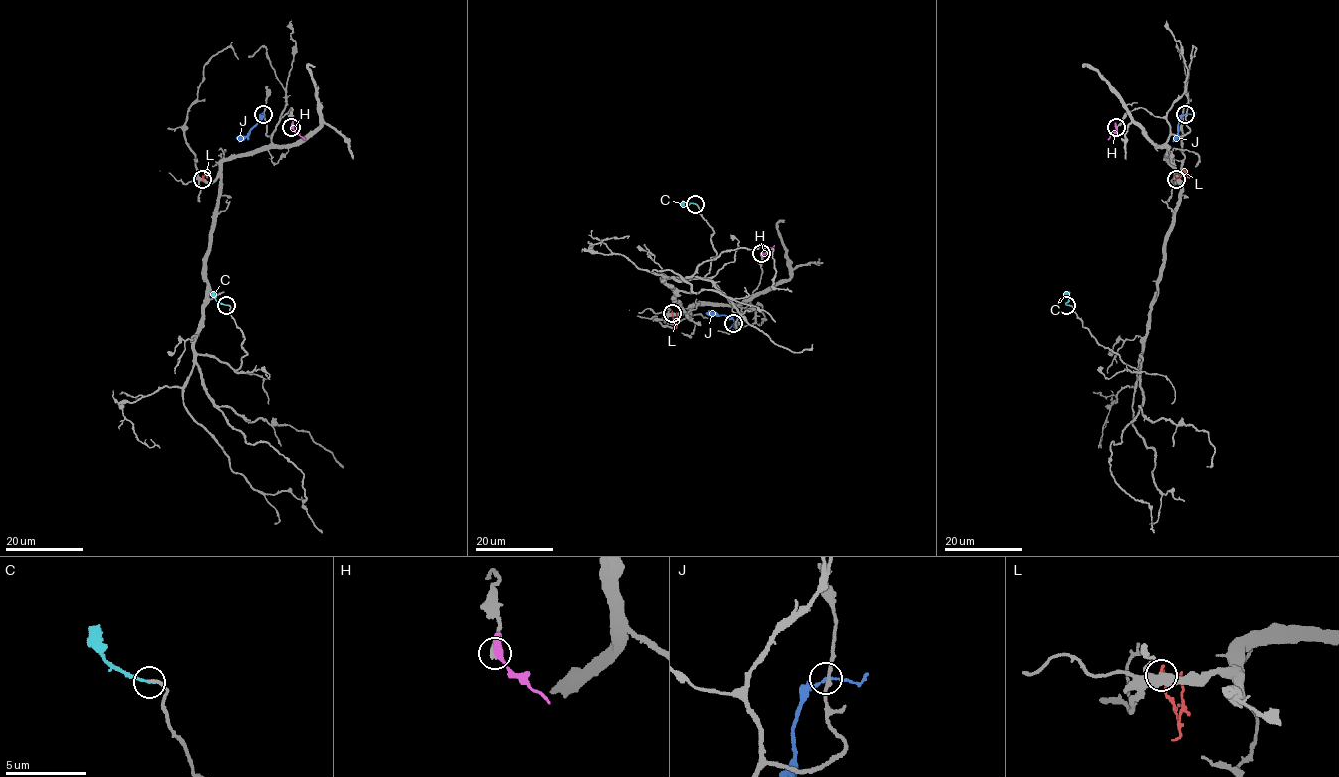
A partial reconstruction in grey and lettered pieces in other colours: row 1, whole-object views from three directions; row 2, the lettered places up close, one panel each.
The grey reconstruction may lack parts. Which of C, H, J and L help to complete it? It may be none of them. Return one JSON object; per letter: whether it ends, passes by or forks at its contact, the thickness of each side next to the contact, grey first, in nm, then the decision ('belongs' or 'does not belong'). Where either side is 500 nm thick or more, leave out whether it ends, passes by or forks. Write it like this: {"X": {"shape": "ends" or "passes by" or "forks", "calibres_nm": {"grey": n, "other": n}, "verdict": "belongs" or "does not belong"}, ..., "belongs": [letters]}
{"C": {"shape": "ends", "calibres_nm": {"grey": 190, "other": 150}, "verdict": "belongs"}, "H": {"shape": "passes by", "calibres_nm": {"grey": 220, "other": 320}, "verdict": "does not belong"}, "J": {"shape": "passes by", "calibres_nm": {"grey": 220, "other": 130}, "verdict": "does not belong"}, "L": {"shape": "ends", "calibres_nm": {"grey": 440, "other": 220}, "verdict": "does not belong"}, "belongs": ["C"]}

